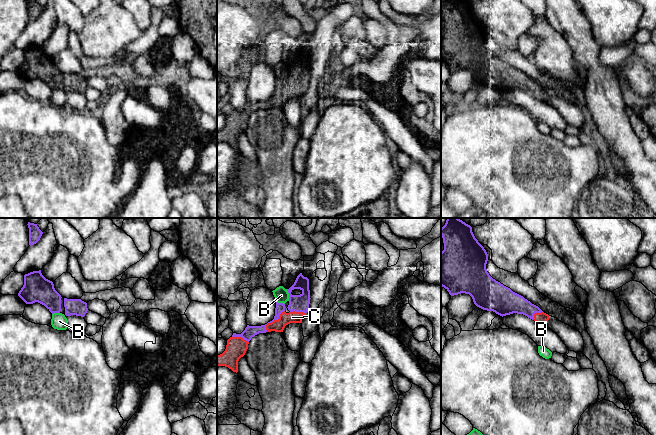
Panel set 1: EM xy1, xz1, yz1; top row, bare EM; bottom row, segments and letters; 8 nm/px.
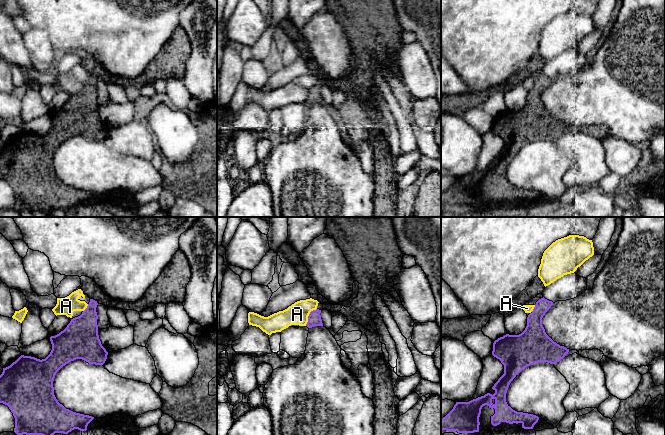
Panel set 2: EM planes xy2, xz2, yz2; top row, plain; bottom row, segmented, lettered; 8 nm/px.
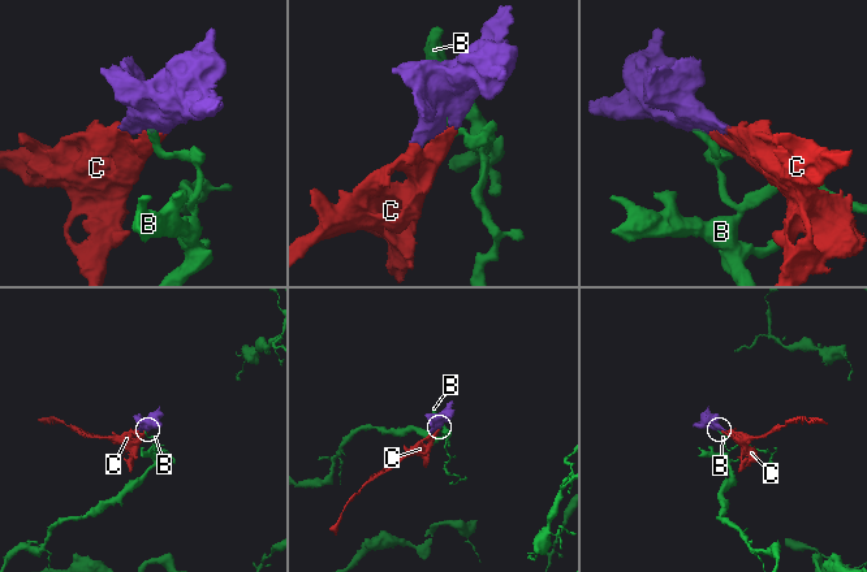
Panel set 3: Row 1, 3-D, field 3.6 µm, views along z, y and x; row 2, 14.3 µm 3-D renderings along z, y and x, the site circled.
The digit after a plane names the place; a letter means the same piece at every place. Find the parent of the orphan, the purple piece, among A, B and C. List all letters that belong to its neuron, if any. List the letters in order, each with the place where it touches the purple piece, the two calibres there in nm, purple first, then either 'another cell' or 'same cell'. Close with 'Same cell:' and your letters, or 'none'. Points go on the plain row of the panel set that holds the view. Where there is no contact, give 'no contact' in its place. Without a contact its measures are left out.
A: xz2 (308, 92) | 110/180 nm | another cell
B: xz1 (289, 71) | 140/120 nm | another cell
C: xz1 (273, 96) | 100/100 nm | same cell
Same cell: C

